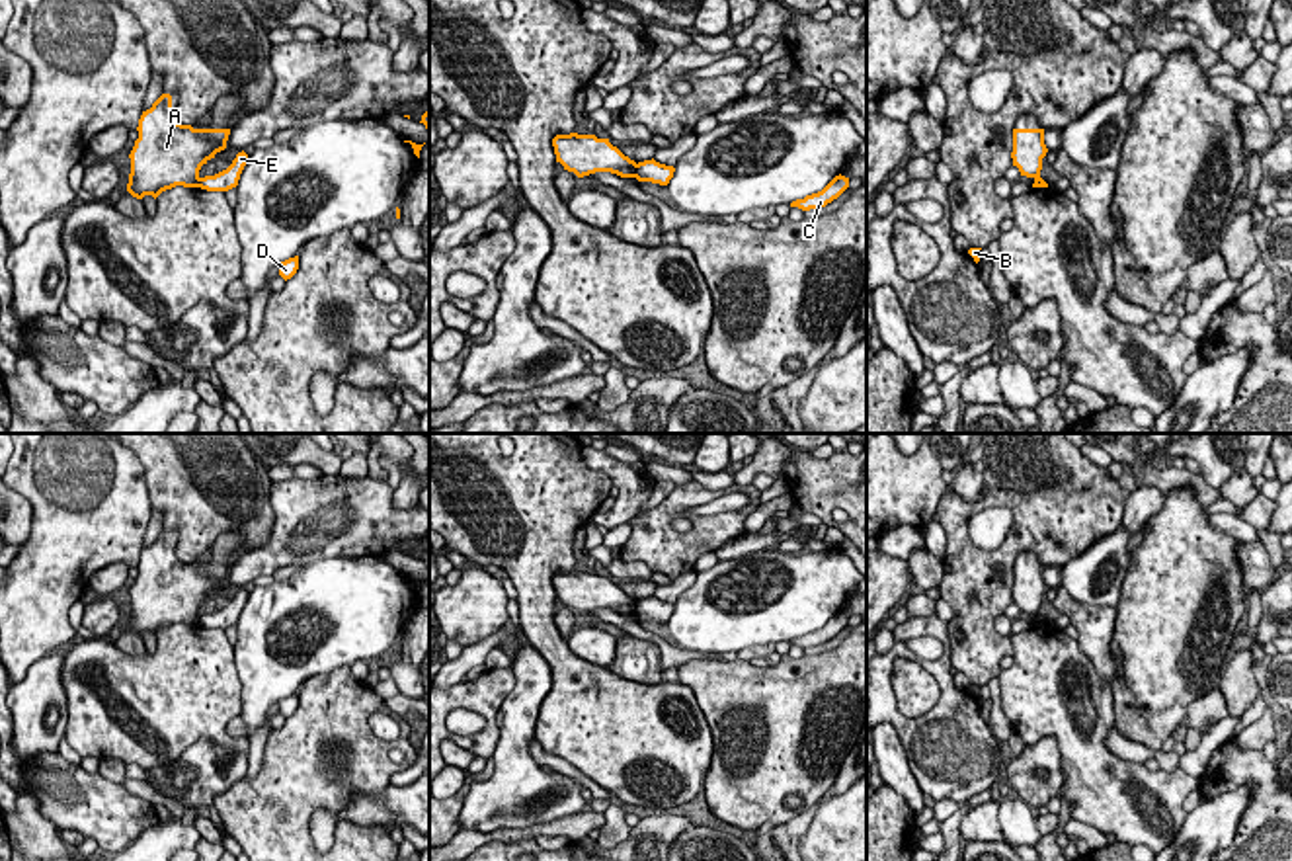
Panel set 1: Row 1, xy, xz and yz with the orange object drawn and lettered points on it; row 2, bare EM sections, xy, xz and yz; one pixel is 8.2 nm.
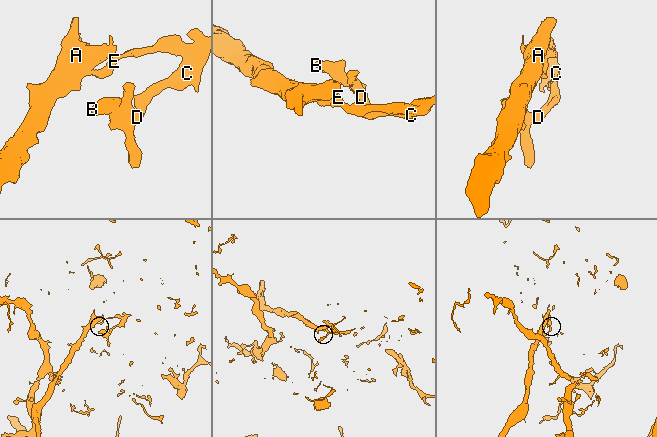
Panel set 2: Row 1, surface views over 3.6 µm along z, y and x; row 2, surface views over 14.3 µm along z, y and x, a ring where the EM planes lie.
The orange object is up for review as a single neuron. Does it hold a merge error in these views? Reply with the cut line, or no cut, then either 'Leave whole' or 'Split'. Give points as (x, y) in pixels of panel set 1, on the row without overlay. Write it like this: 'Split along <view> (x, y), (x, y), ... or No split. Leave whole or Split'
Split along xz (637, 602), (633, 614). Split

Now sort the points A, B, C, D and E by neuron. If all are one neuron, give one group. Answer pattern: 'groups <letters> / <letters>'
groups A / B C D E

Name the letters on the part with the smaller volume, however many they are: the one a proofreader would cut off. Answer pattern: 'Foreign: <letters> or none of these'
Foreign: A

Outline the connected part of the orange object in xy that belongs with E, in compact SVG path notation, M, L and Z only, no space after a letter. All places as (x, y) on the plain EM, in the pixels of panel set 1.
M244 588L238 590L226 607L219 609L215 613L199 615L197 625L207 627L207 629L228 629L228 627L236 625L240 611L246 603L246 597L248 597L248 592Z

